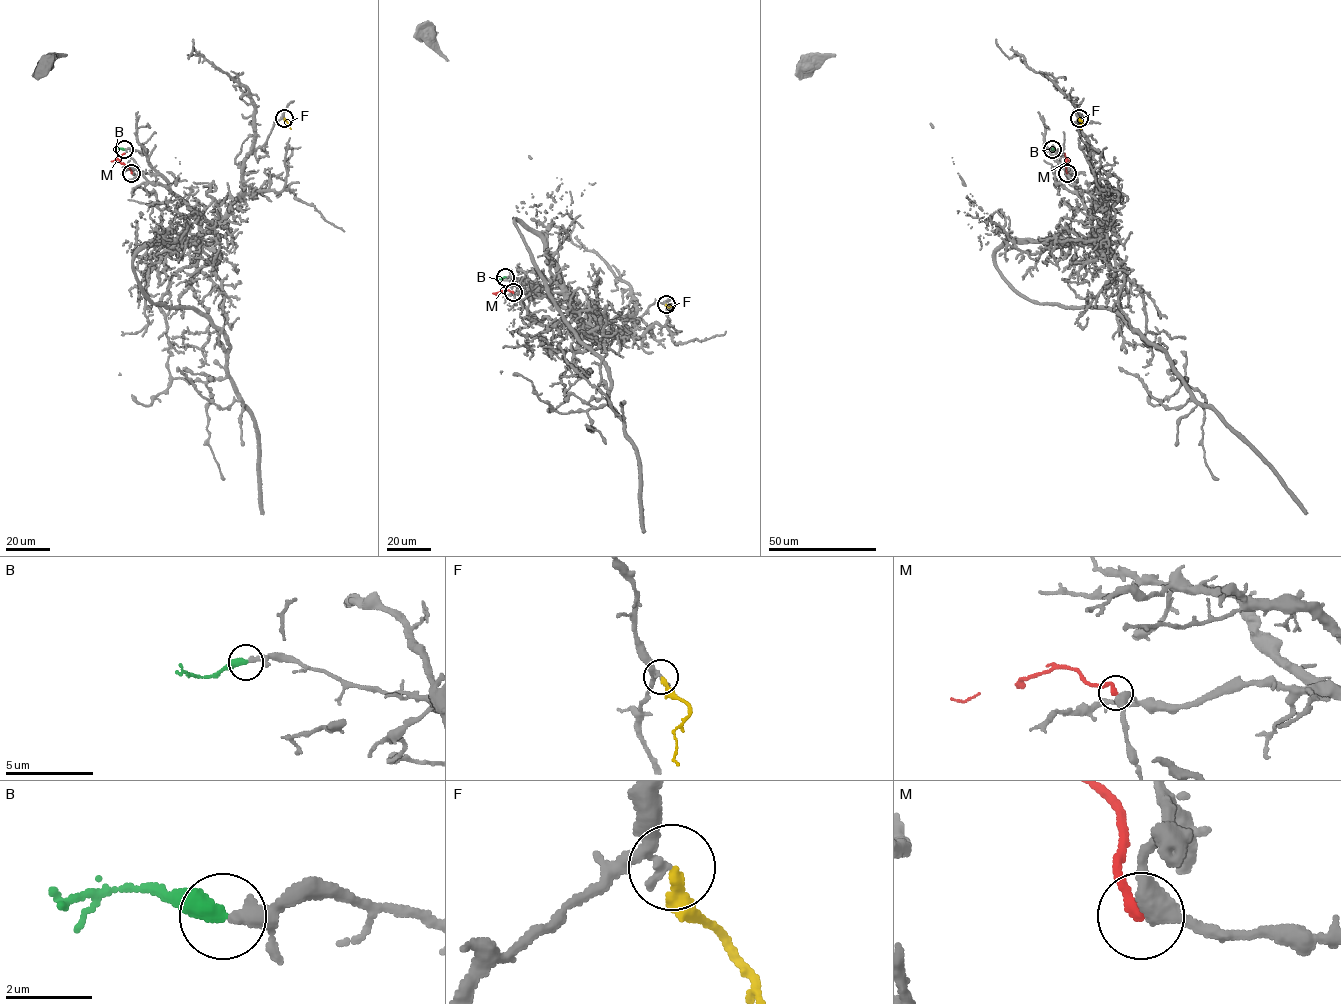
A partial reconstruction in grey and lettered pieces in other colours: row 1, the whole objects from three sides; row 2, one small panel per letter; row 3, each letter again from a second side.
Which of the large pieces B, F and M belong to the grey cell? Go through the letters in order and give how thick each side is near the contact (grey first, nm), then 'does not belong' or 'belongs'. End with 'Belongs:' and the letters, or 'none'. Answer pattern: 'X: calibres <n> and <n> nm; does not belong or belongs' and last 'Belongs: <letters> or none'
B: calibres 240 and 440 nm; belongs
F: calibres 160 and 240 nm; does not belong
M: calibres 420 and 280 nm; does not belong
Belongs: B

